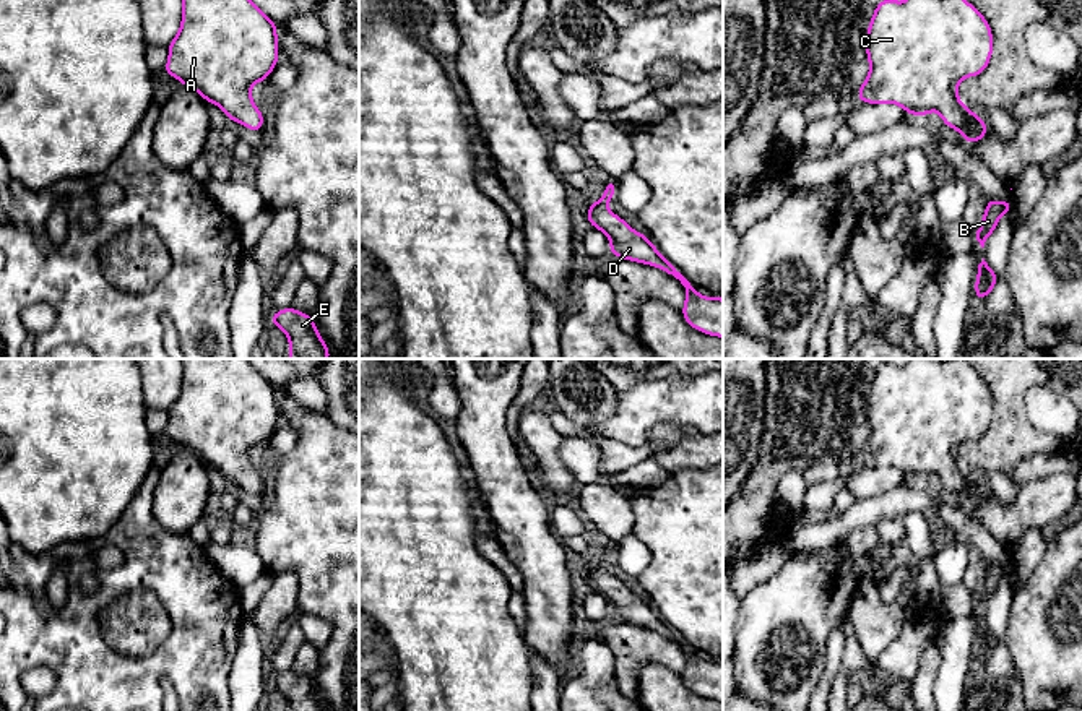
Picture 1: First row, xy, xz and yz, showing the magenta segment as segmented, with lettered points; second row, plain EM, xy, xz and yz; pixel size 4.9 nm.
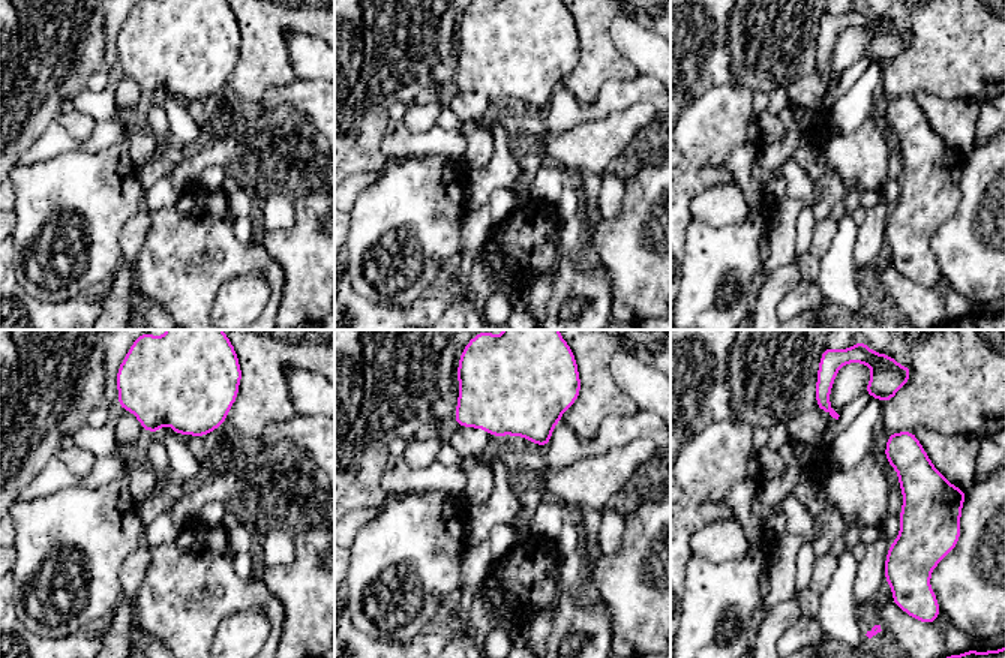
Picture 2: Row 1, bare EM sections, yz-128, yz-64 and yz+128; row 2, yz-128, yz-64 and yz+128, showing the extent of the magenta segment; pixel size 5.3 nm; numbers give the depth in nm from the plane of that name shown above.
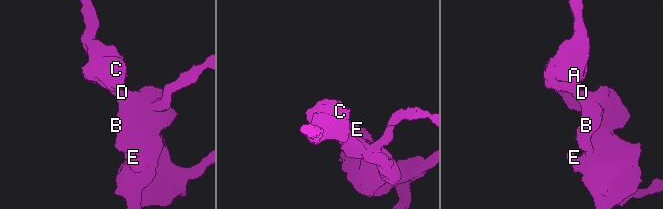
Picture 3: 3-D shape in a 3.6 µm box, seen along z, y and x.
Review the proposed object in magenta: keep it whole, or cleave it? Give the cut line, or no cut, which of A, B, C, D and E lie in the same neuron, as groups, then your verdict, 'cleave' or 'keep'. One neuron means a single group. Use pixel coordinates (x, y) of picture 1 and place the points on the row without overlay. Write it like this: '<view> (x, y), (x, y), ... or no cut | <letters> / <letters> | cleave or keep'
no cut | A B C D E | keep

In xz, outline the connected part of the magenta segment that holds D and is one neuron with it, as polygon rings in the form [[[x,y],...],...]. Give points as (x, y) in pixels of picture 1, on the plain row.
[[[609,542],[604,558],[588,568],[588,586],[609,602],[611,618],[663,633],[681,644],[686,653],[682,680],[689,690],[708,700],[723,701],[723,662],[700,659],[695,651],[671,628],[645,597],[632,592],[622,581],[611,576],[608,567],[614,563],[616,544]]]

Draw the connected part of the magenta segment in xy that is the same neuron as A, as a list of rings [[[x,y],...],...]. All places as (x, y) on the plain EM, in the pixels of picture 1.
[[[180,359],[182,385],[164,437],[216,468],[229,485],[262,495],[252,450],[278,427],[278,391],[247,359]]]

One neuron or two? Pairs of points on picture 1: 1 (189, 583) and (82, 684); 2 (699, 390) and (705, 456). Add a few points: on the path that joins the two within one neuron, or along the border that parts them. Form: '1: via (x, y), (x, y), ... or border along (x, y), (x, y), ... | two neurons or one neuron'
1: via (200, 624), (166, 663), (134, 684), (122, 684) | one neuron
2: border along (699, 432), (705, 435) | two neurons

